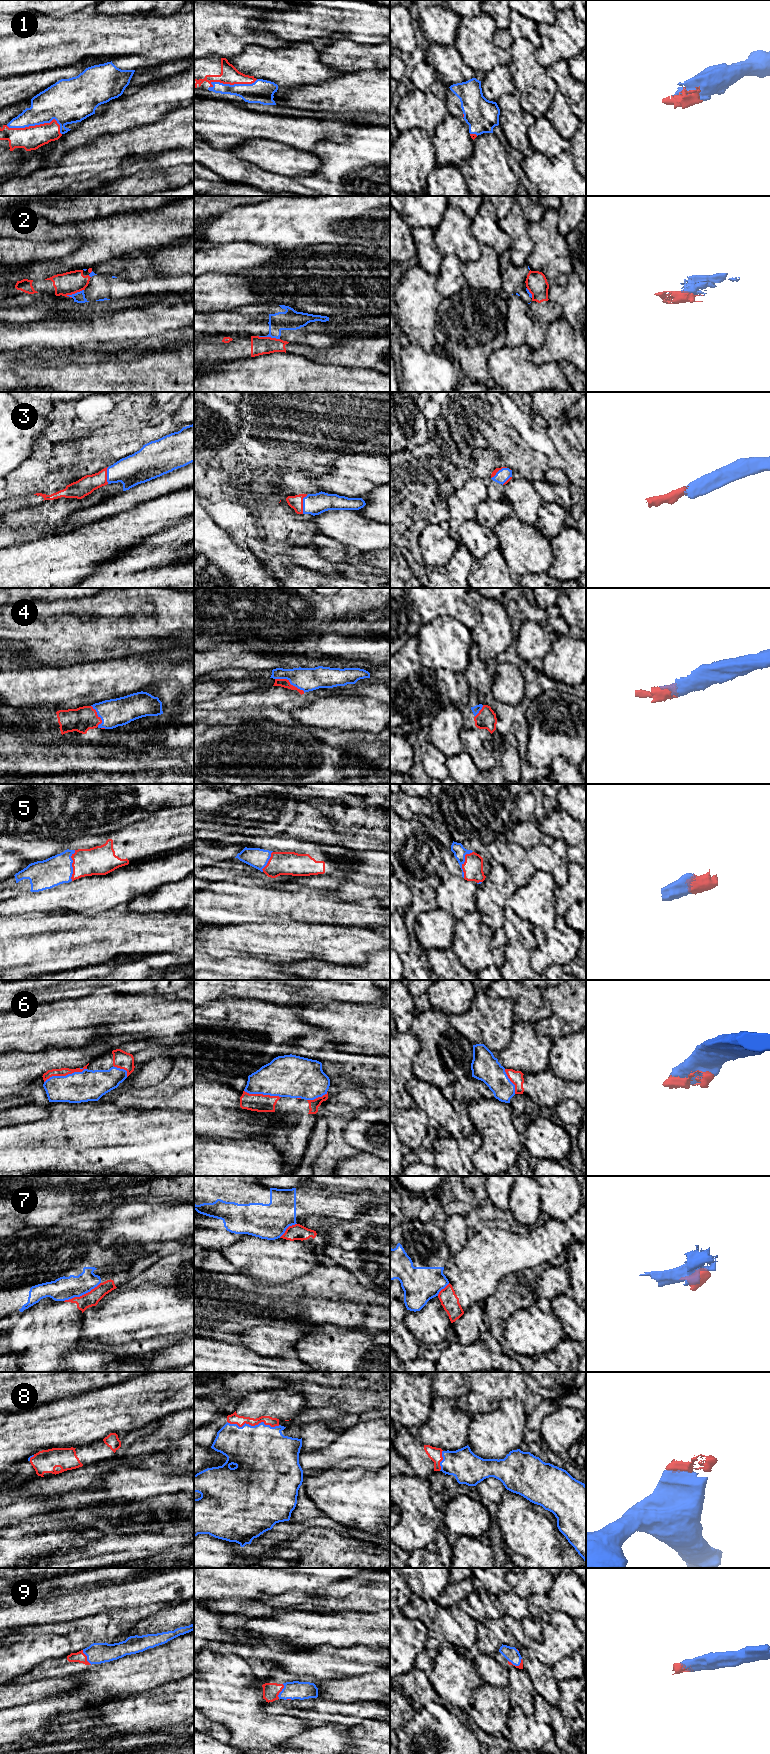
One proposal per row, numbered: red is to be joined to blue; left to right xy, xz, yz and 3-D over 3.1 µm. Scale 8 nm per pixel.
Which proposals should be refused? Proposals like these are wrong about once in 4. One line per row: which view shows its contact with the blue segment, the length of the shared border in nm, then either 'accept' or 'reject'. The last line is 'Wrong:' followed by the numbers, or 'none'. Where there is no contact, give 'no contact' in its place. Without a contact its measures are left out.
1: xy | 460 nm | accept
2: xy | 150 nm | reject
3: xz | 160 nm | accept
4: xz | 260 nm | accept
5: xy | 260 nm | accept
6: xy | 360 nm | accept
7: xy | 340 nm | reject
8: xz | 420 nm | accept
9: xy | 140 nm | accept
Wrong: 2, 7

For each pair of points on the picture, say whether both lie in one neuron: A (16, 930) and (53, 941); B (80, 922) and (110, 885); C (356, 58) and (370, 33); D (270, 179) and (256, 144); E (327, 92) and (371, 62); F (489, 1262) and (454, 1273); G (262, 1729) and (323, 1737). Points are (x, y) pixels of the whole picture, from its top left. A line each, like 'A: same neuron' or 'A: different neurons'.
A: same neuron
B: different neurons
C: different neurons
D: different neurons
E: different neurons
F: same neuron
G: different neurons

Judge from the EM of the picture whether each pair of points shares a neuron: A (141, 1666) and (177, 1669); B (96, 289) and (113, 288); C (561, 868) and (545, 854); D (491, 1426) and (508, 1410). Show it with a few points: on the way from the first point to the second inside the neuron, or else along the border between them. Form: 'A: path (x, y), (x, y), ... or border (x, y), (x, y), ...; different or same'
A: path (150, 1666), (168, 1666); same
B: path (100, 288), (109, 288); same
C: path (557, 866), (549, 858); same
D: path (495, 1424), (505, 1414); same

